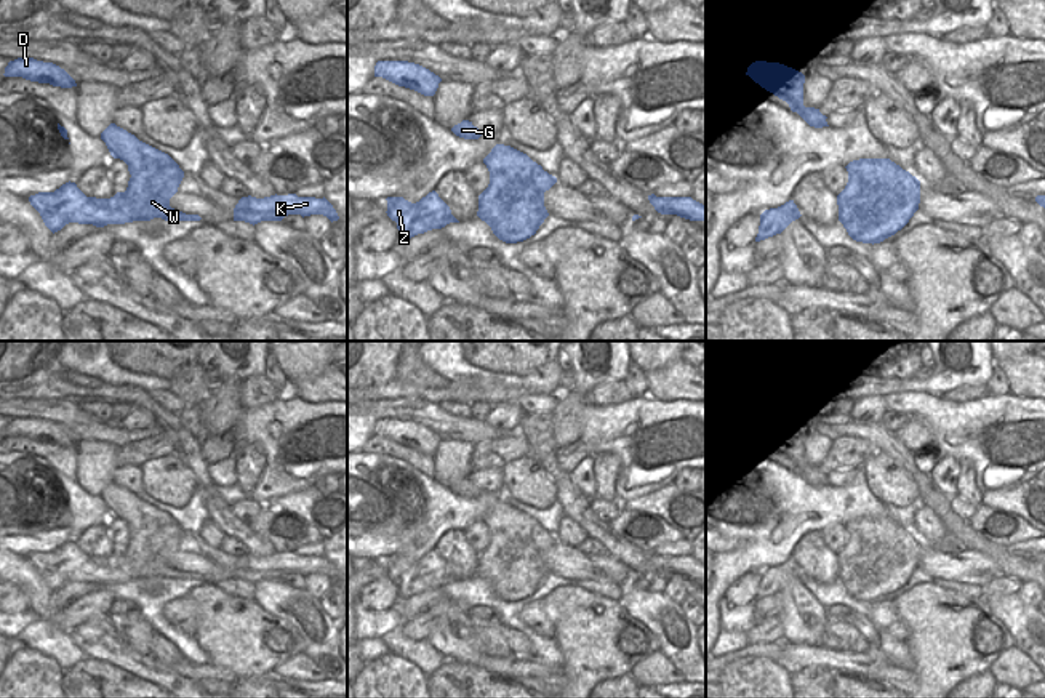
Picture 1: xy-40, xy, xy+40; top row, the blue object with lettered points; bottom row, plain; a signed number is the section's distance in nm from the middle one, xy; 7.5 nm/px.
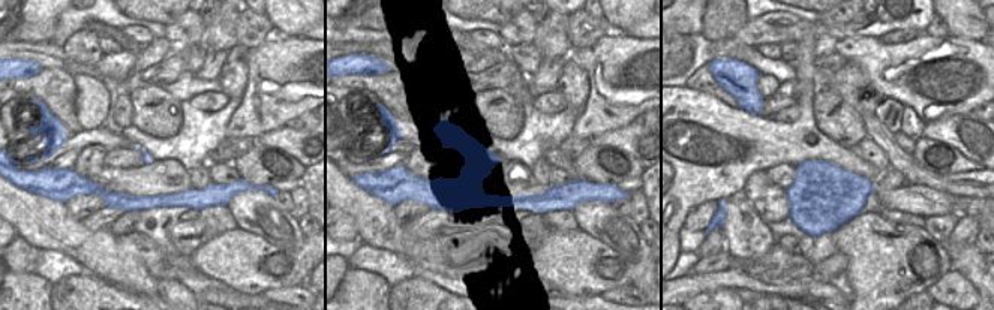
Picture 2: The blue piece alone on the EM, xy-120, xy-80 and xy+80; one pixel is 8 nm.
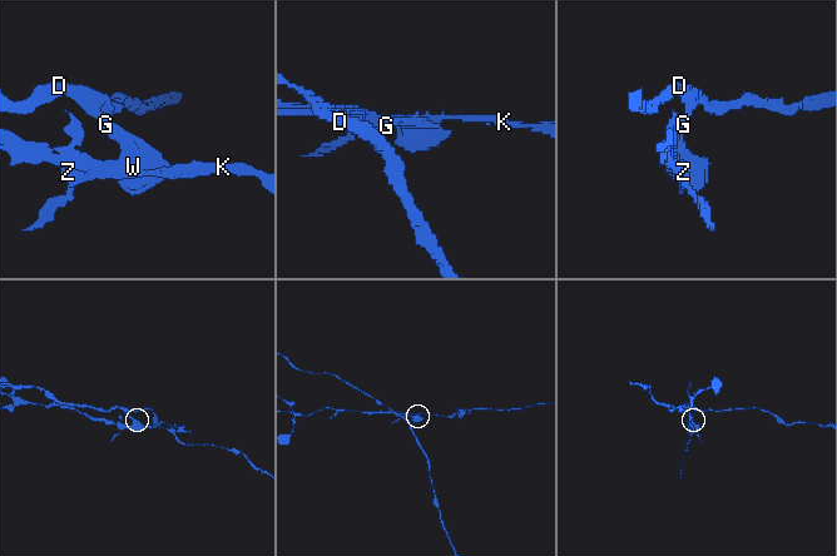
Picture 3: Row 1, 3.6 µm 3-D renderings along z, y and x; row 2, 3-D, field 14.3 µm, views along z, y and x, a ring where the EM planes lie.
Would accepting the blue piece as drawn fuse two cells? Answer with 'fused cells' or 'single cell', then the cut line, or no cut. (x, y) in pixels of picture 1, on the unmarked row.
fused cells; cut xy+40 (824, 479), (815, 485)

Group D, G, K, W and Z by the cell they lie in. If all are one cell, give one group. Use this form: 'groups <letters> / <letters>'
groups D / G K W Z

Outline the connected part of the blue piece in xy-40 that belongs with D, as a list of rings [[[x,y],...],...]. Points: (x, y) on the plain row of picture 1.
[[[18,416],[5,426],[5,435],[22,435],[30,440],[50,442],[53,445],[72,447],[75,439],[53,421],[37,419],[34,416]]]

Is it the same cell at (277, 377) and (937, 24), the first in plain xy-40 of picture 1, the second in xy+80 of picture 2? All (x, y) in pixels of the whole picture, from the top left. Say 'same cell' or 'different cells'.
same cell

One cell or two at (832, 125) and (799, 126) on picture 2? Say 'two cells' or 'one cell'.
two cells

